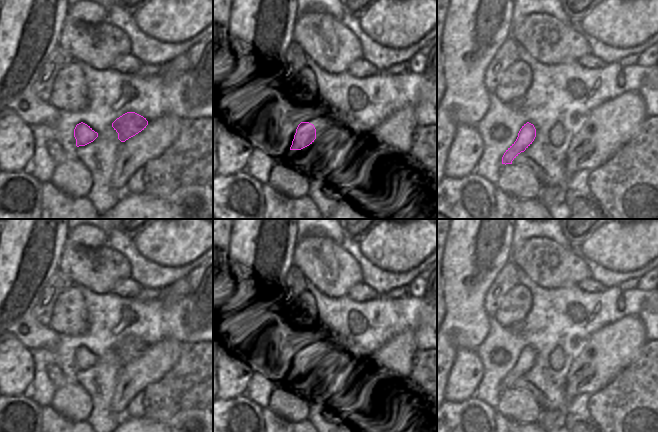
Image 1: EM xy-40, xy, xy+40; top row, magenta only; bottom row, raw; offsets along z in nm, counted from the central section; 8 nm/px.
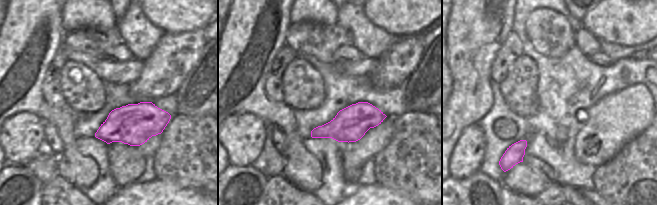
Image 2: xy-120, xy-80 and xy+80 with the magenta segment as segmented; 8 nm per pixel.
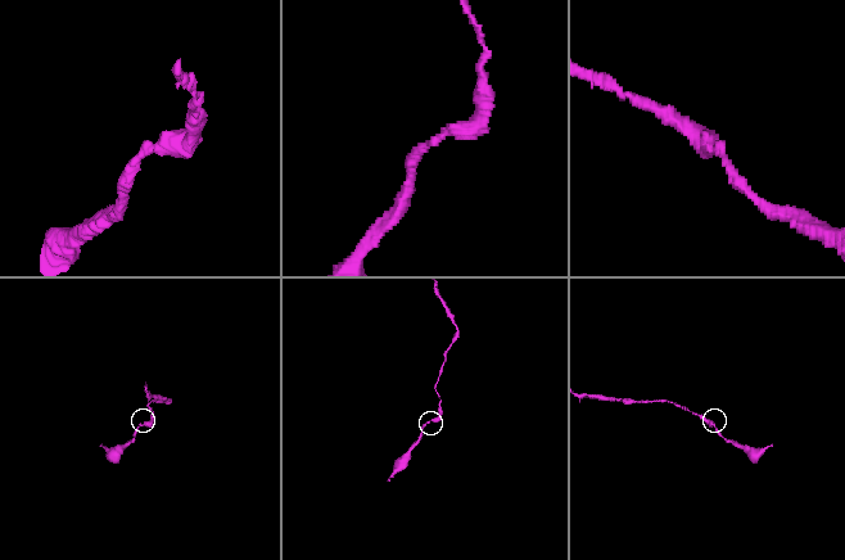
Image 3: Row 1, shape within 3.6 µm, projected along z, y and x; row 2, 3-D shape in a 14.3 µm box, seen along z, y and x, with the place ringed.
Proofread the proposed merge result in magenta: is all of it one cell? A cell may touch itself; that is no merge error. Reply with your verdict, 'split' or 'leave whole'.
leave whole

